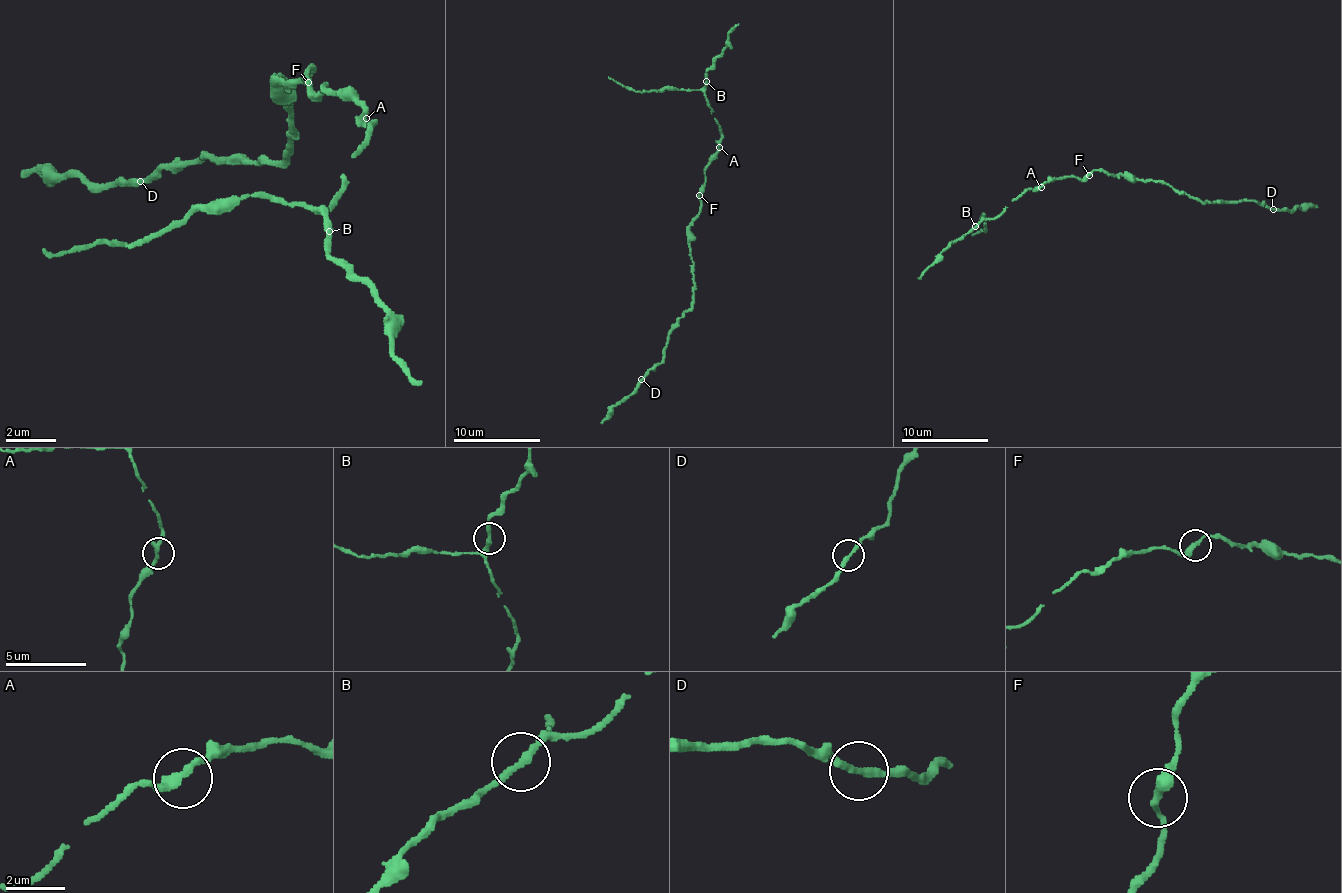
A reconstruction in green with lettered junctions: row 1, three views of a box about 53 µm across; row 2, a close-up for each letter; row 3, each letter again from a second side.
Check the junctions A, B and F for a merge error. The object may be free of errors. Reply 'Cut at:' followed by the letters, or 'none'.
Cut at: none

